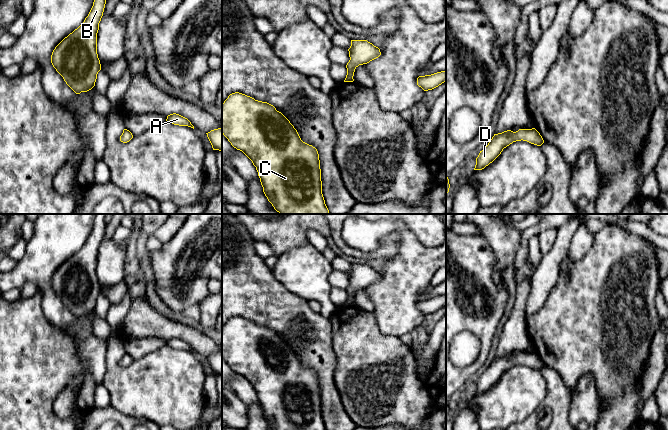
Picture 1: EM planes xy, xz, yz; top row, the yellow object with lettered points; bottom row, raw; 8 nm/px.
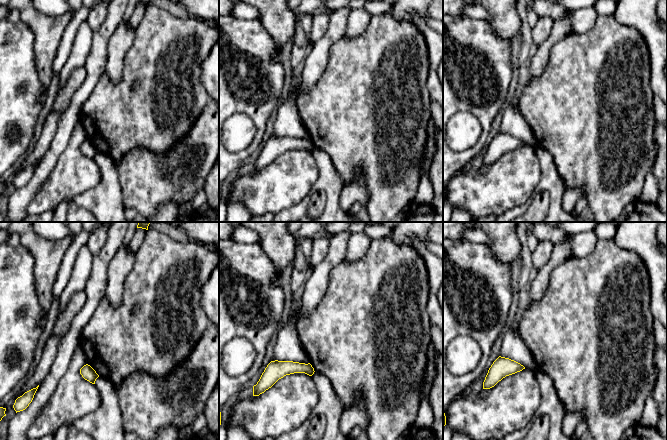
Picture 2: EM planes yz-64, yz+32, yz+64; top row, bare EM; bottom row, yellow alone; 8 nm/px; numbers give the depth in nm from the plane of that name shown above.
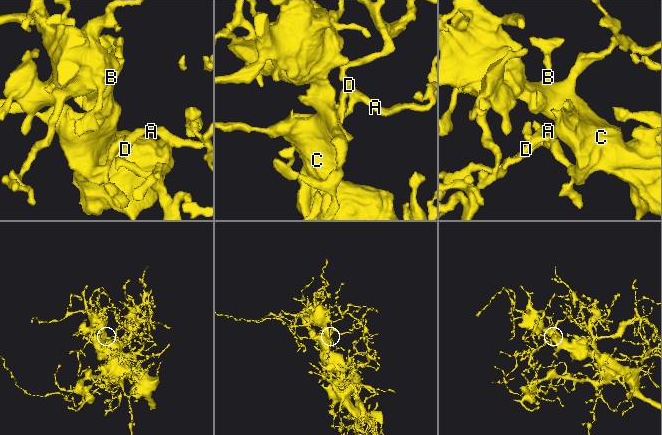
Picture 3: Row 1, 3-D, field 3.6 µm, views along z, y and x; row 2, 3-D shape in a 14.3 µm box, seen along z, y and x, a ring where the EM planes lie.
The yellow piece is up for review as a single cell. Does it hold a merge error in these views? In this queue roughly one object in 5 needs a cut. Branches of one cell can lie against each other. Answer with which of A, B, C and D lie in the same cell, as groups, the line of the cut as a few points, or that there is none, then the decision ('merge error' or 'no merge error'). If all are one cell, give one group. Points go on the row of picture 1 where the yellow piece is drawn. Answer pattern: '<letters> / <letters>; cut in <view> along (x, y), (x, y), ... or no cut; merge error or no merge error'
A B C D; no cut; no merge error

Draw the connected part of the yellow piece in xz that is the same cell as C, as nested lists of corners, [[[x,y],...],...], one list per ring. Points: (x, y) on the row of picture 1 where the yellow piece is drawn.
[[[235,92],[222,104],[222,134],[242,151],[258,172],[263,192],[280,214],[329,214],[322,194],[319,154],[303,142],[290,121],[276,108]]]

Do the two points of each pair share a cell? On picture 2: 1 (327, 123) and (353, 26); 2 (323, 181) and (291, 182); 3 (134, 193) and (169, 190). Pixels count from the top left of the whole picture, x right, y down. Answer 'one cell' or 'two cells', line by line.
1: two cells
2: two cells
3: one cell

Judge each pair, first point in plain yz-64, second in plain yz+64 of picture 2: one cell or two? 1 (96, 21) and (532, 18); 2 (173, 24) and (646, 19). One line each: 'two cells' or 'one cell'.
1: two cells
2: two cells

